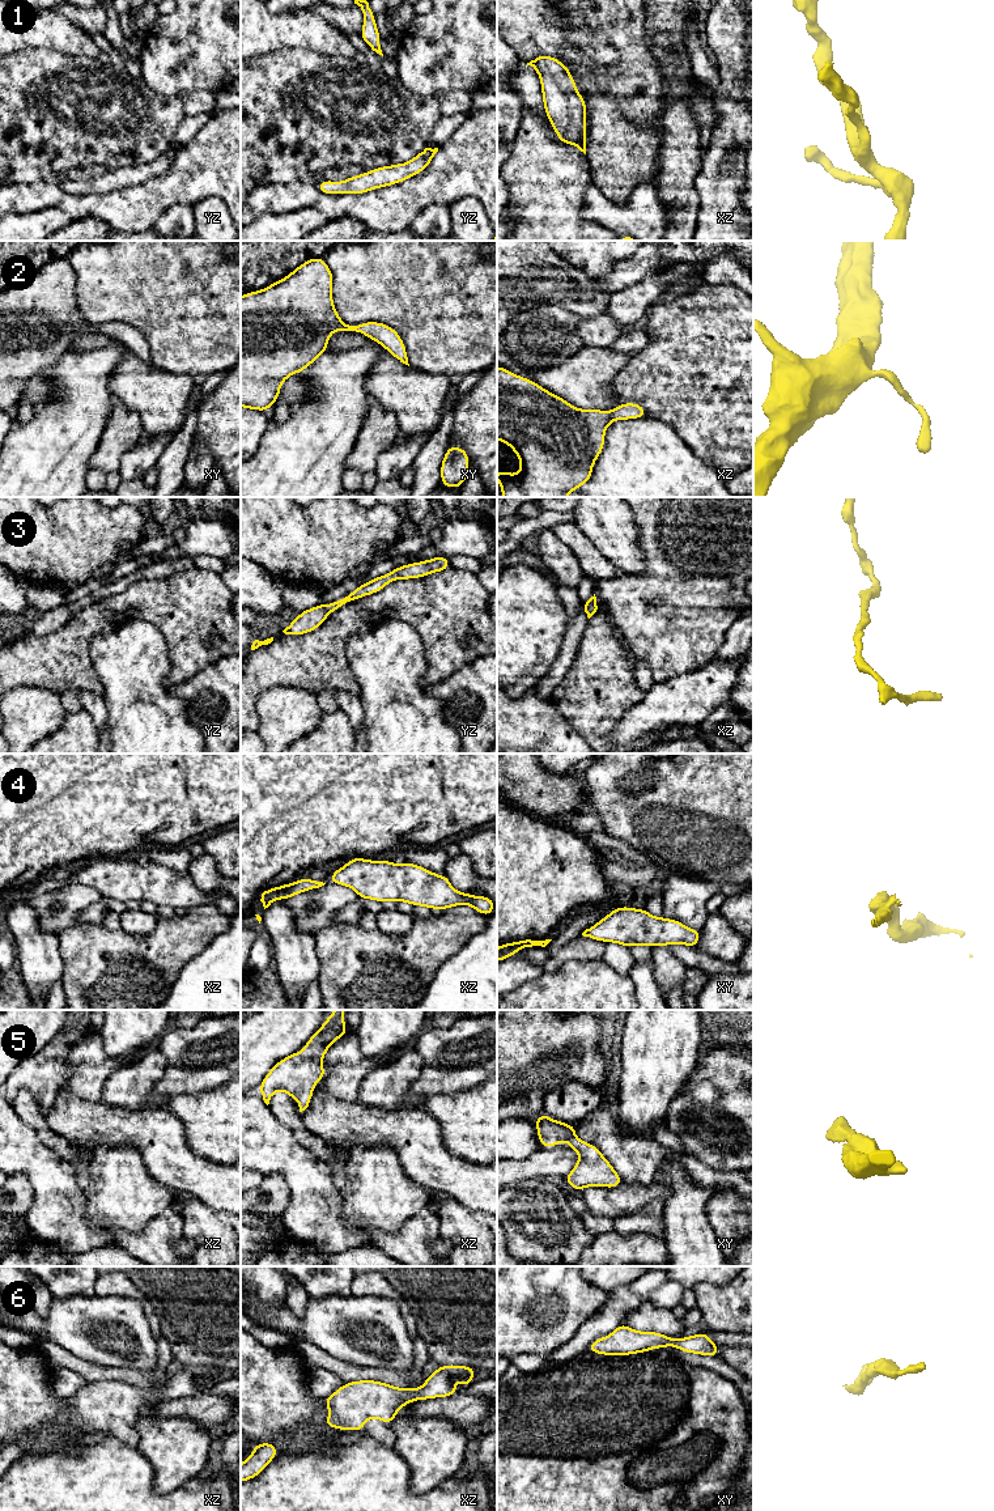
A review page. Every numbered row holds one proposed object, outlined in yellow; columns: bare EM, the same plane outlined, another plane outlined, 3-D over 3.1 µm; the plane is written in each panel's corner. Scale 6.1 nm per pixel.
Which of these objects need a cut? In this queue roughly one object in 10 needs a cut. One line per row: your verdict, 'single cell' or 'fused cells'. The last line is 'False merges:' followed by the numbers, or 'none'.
1: single cell
2: single cell
3: single cell
4: single cell
5: single cell
6: single cell
False merges: none

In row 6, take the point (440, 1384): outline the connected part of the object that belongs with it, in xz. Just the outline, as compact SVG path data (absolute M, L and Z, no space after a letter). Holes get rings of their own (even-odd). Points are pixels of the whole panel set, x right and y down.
M439 1366L420 1388L398 1388L377 1380L348 1381L331 1397L323 1398L330 1409L324 1425L348 1431L362 1431L370 1418L390 1425L402 1406L415 1400L450 1397L458 1392L453 1379L470 1385L476 1371L477 1368L468 1366Z

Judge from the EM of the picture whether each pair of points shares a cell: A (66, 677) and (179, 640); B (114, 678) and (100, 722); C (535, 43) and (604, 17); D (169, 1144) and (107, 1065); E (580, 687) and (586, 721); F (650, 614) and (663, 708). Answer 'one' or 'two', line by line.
A: one
B: two
C: two
D: two
E: one
F: two

